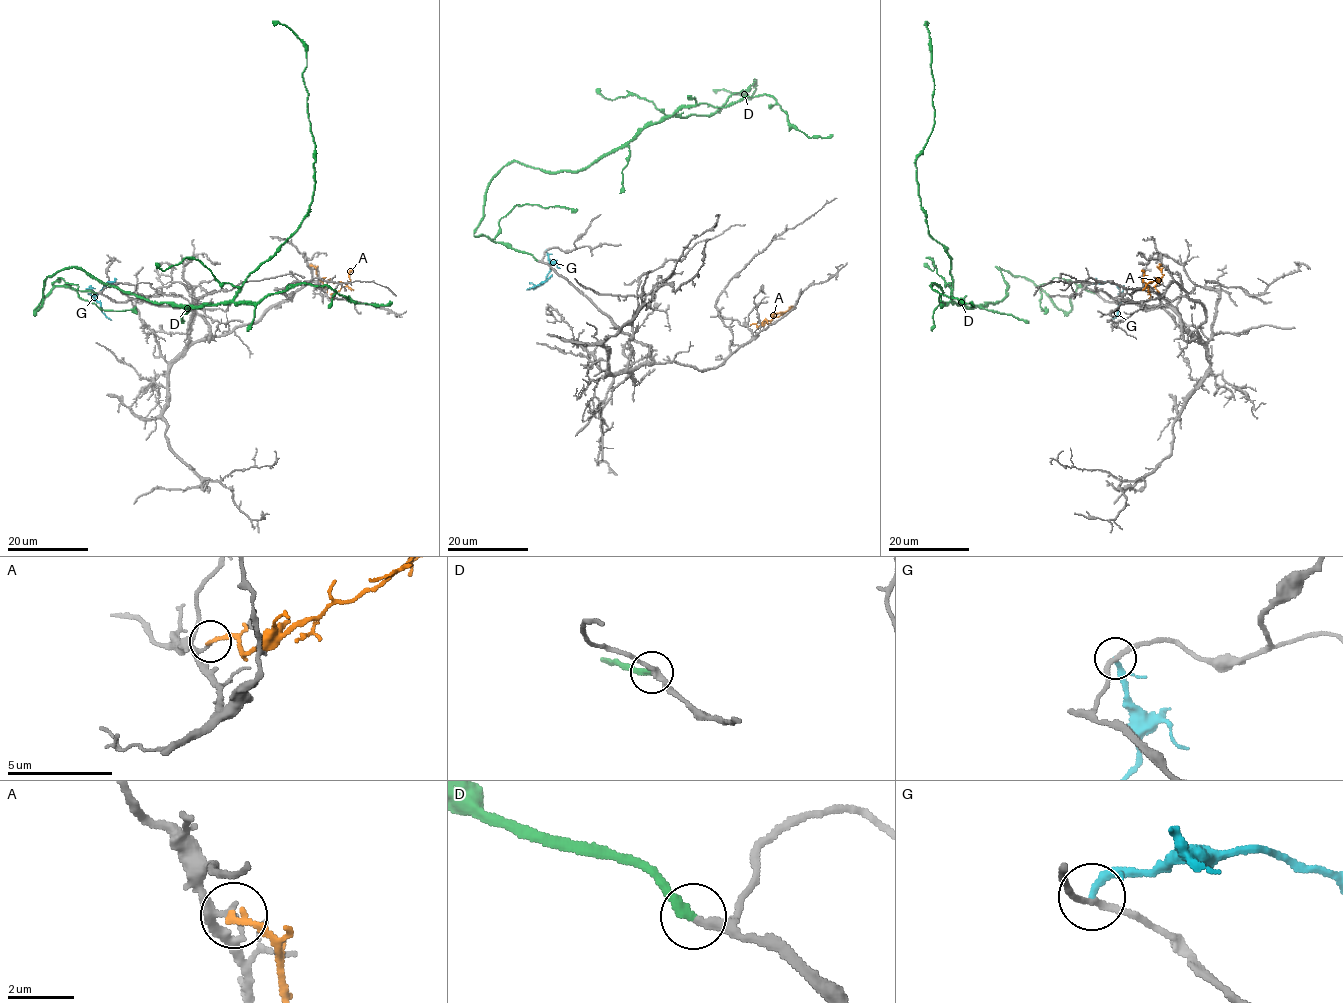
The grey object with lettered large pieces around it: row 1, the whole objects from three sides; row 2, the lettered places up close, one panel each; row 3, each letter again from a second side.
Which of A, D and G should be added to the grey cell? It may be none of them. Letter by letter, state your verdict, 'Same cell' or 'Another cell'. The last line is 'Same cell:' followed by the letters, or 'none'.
A: Another cell
D: Same cell
G: Another cell
Same cell: D

